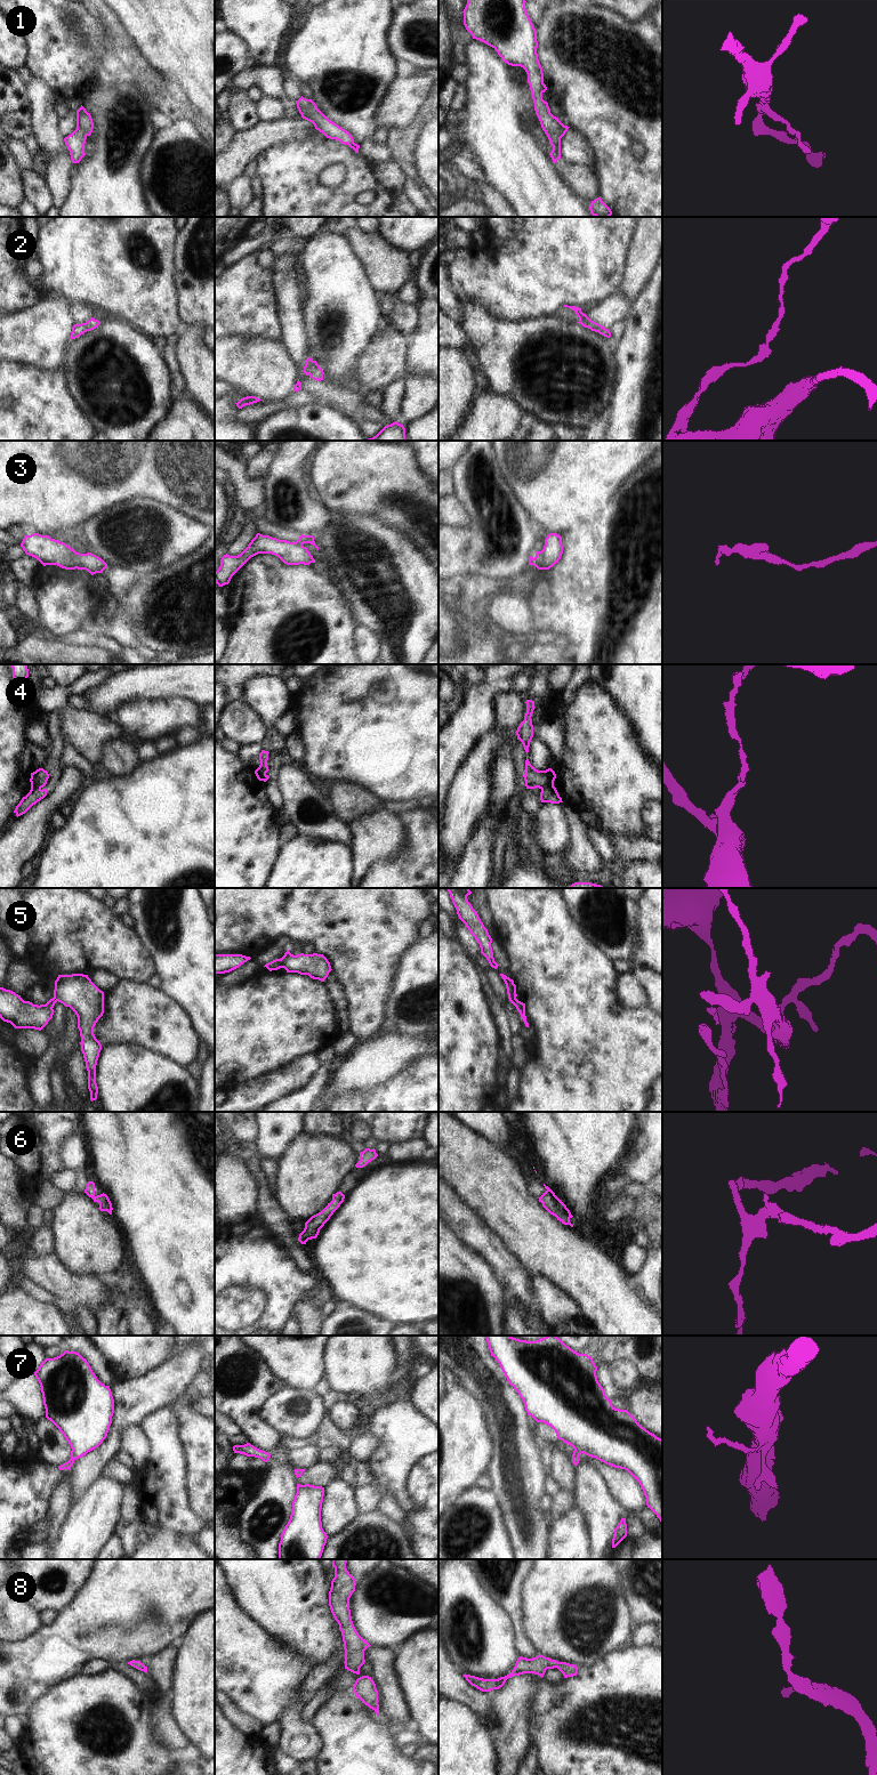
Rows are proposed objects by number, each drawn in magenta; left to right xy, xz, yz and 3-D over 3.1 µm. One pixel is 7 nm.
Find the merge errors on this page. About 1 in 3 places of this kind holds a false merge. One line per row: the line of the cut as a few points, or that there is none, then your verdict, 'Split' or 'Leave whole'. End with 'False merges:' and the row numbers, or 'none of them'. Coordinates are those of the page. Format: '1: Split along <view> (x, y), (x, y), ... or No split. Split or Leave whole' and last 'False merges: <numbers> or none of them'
1: No split. Leave whole
2: No split. Leave whole
3: Split along yz (541, 551), (541, 563), (538, 569). Split
4: Split along yz (553, 784), (541, 790). Split
5: Split along xz (279, 959), (282, 967). Split
6: No split. Leave whole
7: No split. Leave whole
8: No split. Leave whole
False merges: 3, 4, 5.

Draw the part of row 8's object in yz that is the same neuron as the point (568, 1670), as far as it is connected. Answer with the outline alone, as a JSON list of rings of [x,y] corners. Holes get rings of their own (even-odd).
[[[538,1655],[532,1659],[520,1656],[512,1672],[505,1677],[498,1679],[483,1679],[470,1675],[464,1675],[466,1680],[477,1689],[482,1692],[490,1692],[502,1687],[508,1678],[513,1676],[520,1676],[523,1673],[534,1673],[544,1677],[547,1669],[557,1668],[564,1676],[564,1678],[577,1676],[578,1667],[566,1662],[558,1662],[544,1655]]]

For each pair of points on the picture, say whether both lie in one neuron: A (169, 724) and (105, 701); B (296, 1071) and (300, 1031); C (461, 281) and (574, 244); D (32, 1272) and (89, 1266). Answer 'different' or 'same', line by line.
A: different
B: different
C: same
D: different

